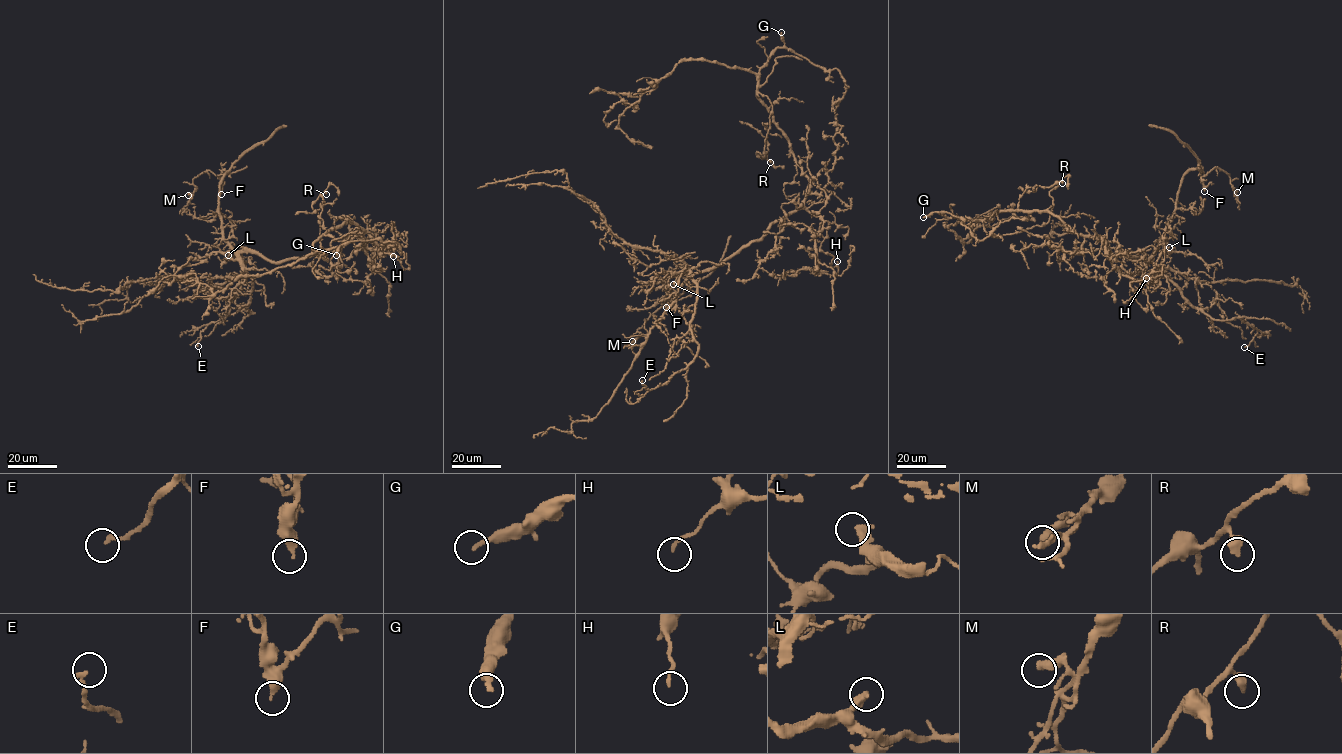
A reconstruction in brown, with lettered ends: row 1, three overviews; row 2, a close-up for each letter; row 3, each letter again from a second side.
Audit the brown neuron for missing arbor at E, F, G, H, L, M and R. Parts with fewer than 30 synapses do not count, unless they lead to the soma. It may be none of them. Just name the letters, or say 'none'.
G, L

